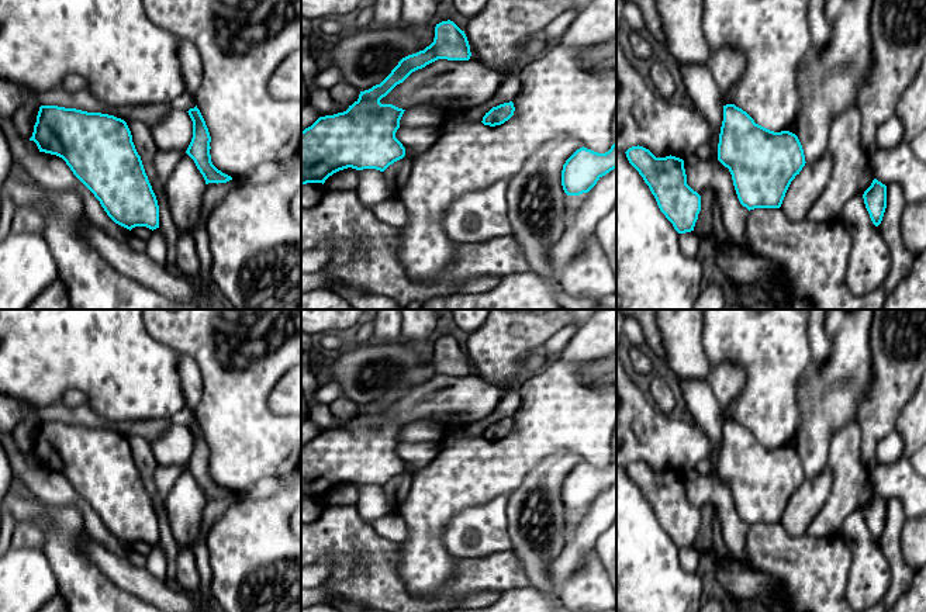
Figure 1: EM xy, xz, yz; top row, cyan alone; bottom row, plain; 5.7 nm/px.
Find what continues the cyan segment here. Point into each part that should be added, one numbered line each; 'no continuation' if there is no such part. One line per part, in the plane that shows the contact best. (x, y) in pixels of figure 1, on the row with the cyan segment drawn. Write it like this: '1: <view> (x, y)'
no continuation

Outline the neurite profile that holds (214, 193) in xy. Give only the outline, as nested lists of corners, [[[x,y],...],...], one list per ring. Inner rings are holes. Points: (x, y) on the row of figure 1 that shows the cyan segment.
[[[232,179],[227,183],[208,183],[203,194],[203,217],[197,227],[191,231],[196,250],[200,259],[200,276],[204,284],[211,281],[213,256],[210,250],[210,238],[207,231],[207,219],[211,211],[236,187],[242,180]]]

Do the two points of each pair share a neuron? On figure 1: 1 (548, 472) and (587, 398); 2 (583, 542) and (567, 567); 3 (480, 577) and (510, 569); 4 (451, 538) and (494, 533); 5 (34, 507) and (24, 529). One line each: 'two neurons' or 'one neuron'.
1: two neurons
2: one neuron
3: one neuron
4: one neuron
5: two neurons

